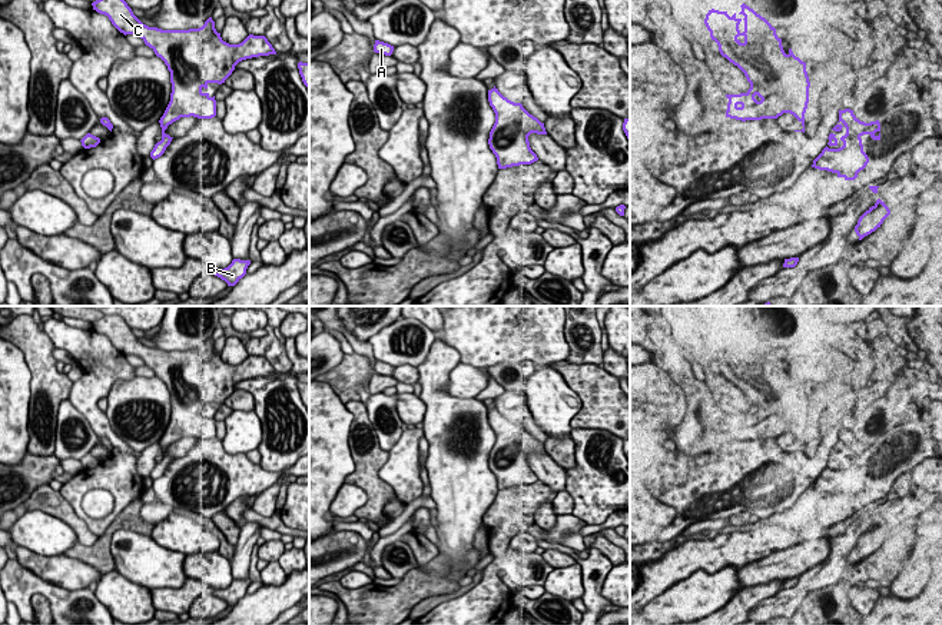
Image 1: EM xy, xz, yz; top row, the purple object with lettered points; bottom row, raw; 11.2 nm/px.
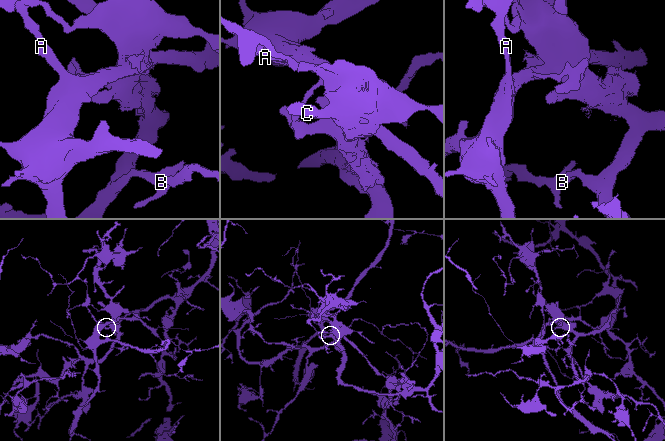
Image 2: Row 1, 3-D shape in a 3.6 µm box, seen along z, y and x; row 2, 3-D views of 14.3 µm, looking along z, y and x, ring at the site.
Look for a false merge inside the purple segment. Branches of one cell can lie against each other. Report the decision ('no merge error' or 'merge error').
merge error

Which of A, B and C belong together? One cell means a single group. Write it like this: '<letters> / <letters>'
A / B C

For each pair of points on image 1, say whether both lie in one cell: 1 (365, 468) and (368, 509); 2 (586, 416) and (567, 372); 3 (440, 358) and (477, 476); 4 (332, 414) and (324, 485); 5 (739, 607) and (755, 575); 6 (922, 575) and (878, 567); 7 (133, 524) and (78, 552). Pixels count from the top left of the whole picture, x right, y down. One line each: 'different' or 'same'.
1: same
2: same
3: same
4: same
5: different
6: different
7: same

